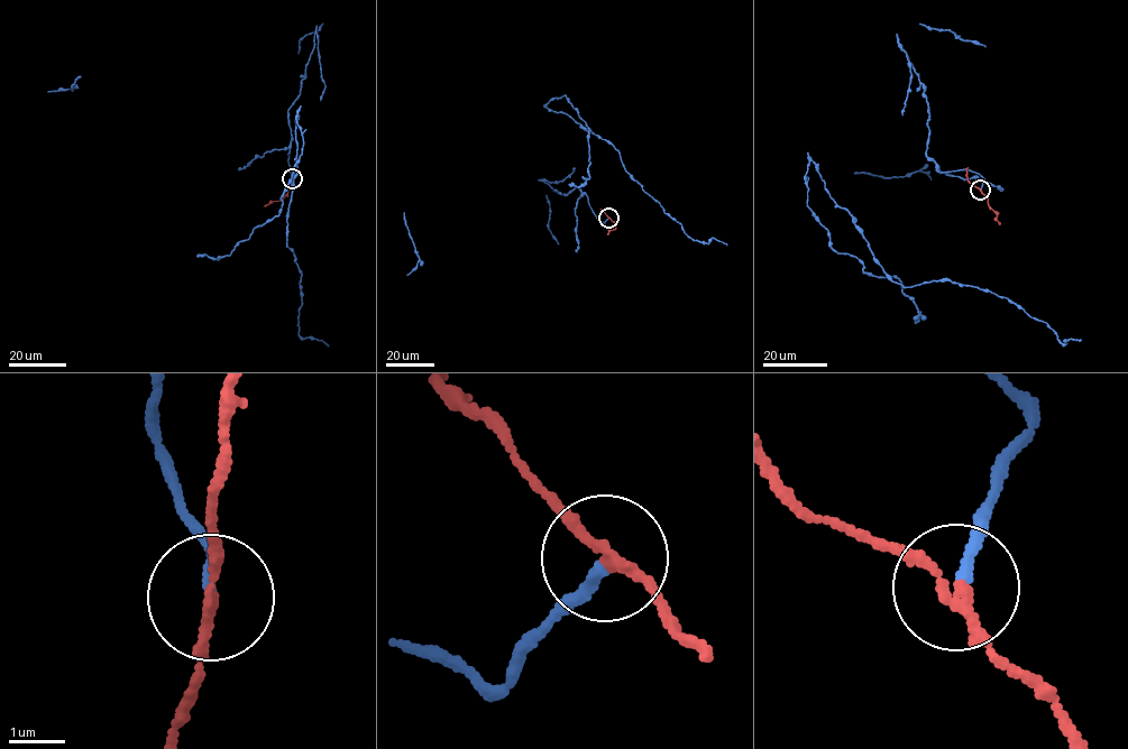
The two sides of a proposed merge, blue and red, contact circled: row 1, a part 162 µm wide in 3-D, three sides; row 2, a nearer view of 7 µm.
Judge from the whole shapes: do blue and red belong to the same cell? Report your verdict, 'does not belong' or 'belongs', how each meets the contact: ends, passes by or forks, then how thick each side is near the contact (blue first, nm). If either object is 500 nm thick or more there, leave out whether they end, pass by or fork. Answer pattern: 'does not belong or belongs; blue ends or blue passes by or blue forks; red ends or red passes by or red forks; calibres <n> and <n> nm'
does not belong; blue ends; red passes by; calibres 180 and 170 nm

